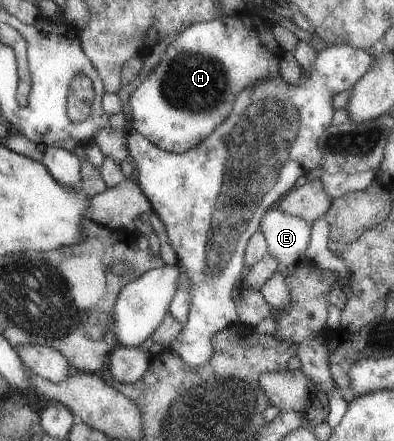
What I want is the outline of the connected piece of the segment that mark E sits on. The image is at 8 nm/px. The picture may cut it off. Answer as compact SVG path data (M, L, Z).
M271 208L261 218L259 231L266 241L266 253L276 261L282 276L290 274L304 258L310 224L304 219Z

